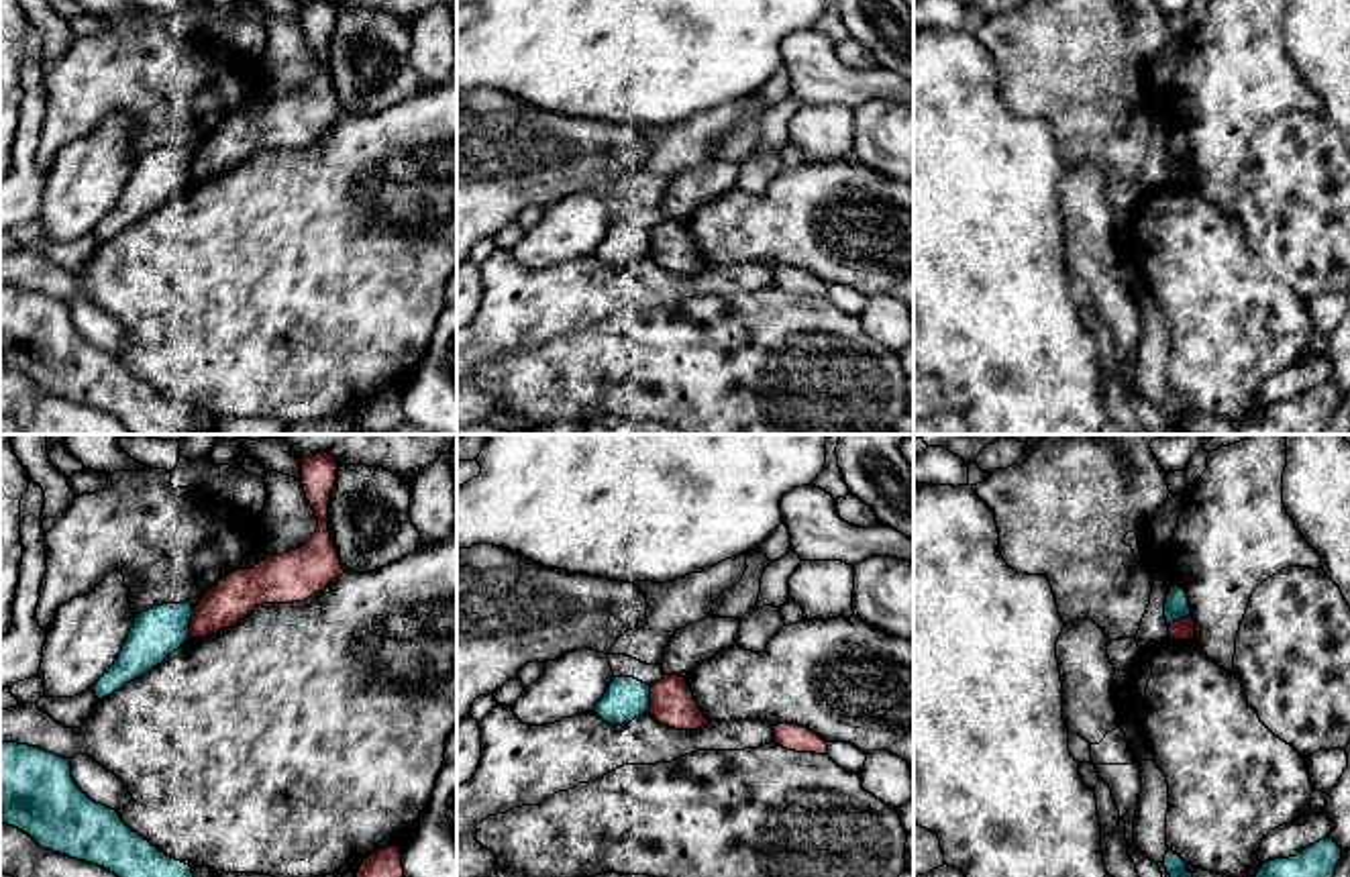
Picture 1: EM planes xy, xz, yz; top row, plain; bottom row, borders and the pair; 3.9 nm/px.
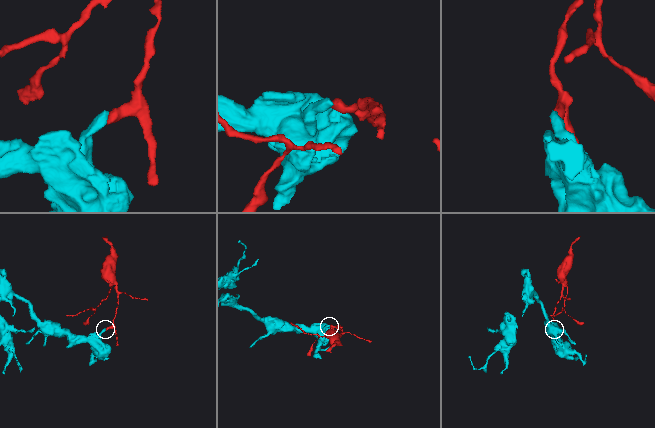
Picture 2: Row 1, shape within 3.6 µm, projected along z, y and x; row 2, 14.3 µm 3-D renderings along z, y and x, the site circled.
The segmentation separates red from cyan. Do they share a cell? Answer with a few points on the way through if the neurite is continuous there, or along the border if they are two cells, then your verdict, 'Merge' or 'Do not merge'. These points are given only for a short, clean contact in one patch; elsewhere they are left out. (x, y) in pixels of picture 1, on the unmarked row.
Do not merge

